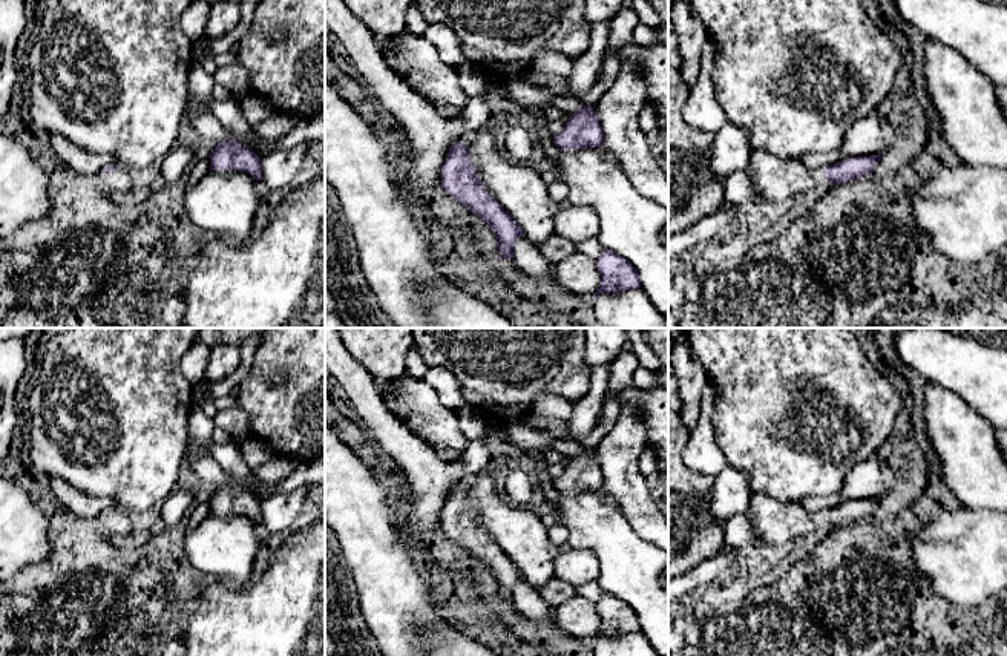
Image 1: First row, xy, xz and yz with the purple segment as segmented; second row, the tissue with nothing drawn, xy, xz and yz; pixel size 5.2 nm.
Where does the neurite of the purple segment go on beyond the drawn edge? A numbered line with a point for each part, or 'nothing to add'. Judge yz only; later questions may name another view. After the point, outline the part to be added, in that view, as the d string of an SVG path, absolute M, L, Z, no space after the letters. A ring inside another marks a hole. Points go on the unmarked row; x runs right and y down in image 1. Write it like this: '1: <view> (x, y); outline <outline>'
1: yz (773, 521); outline M757 492L753 494L746 507L754 538L768 546L779 546L795 538L829 532L823 512L808 512L800 503L783 503L777 498Z

